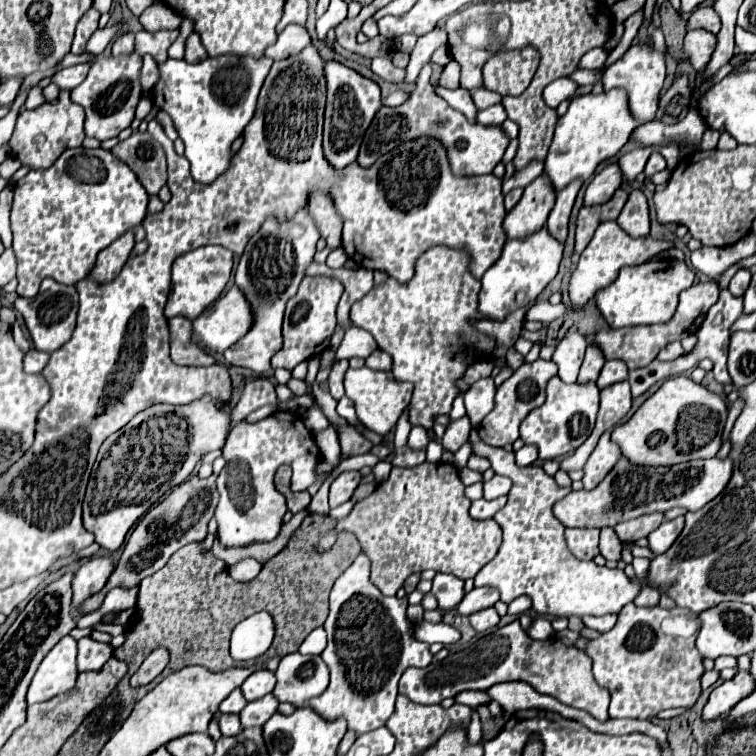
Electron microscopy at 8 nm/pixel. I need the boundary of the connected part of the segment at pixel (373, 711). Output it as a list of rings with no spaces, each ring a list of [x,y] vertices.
[[[360,552],[350,568],[338,576],[330,592],[330,614],[324,622],[328,646],[322,658],[330,670],[330,686],[308,706],[326,720],[344,718],[356,736],[386,724],[394,712],[398,680],[408,666],[424,668],[432,662],[428,644],[414,638],[414,626],[406,618],[406,598],[384,596],[370,582],[370,558]]]

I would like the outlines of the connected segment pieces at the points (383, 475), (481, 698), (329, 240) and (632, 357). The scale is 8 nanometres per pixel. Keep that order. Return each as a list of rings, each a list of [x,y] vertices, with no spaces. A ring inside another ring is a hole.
[[[387,460],[379,461],[374,468],[372,469],[372,473],[375,476],[375,480],[378,482],[383,482],[387,479],[392,469],[392,465]]]
[[[464,690],[464,692],[454,696],[454,702],[468,704],[472,708],[476,708],[478,704],[488,704],[488,700],[490,700],[490,696],[486,692],[480,692],[480,690]]]
[[[312,194],[312,202],[308,202],[308,212],[314,218],[314,224],[318,226],[320,236],[326,240],[326,246],[338,248],[340,234],[342,234],[342,222],[332,202],[328,202],[328,198],[324,198],[322,194]]]
[[[710,280],[710,282],[692,284],[688,290],[684,290],[684,292],[680,294],[678,310],[676,310],[676,314],[674,314],[674,318],[672,318],[670,322],[650,324],[650,326],[630,326],[630,328],[620,328],[620,330],[600,330],[600,332],[594,336],[594,342],[600,342],[600,348],[604,350],[606,360],[618,358],[618,360],[626,362],[626,366],[628,366],[630,370],[648,366],[664,346],[668,346],[670,342],[682,340],[682,338],[694,334],[694,332],[700,328],[700,322],[704,320],[708,308],[710,308],[712,304],[716,304],[718,292],[720,292],[720,288],[718,288],[718,284],[712,282],[712,280]]]

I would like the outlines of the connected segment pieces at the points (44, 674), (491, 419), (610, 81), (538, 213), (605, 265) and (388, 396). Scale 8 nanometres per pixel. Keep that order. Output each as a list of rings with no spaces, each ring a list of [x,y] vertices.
[[[64,636],[38,666],[38,672],[34,674],[32,684],[28,688],[28,704],[44,702],[62,692],[72,690],[78,678],[76,656],[76,640],[72,636]]]
[[[538,358],[536,362],[530,362],[530,364],[522,364],[518,370],[514,370],[514,374],[506,382],[502,382],[498,386],[496,406],[494,406],[494,410],[478,426],[480,438],[486,444],[496,446],[496,448],[502,448],[506,444],[512,444],[518,438],[518,428],[520,428],[522,420],[526,418],[526,414],[532,408],[536,408],[536,406],[540,406],[544,402],[546,382],[556,372],[558,372],[558,366],[552,360],[542,360],[542,358]]]
[[[634,40],[630,50],[604,72],[602,84],[604,84],[604,90],[612,90],[612,88],[626,90],[630,114],[640,122],[650,122],[658,112],[658,96],[664,84],[664,76],[666,76],[664,56],[656,50],[650,50],[646,44],[640,44],[638,40]]]
[[[544,174],[528,184],[520,202],[504,218],[502,228],[508,240],[526,240],[530,234],[538,232],[554,206],[554,198],[556,192]]]
[[[602,222],[598,226],[598,230],[594,232],[590,244],[582,252],[576,270],[572,272],[572,278],[570,278],[572,308],[584,306],[596,294],[596,290],[608,286],[612,280],[616,280],[620,268],[644,264],[650,256],[658,254],[660,250],[668,250],[673,247],[673,242],[652,240],[652,238],[632,238],[616,222]]]
[[[348,368],[346,376],[344,376],[344,388],[346,388],[346,396],[354,402],[358,420],[374,430],[380,436],[386,436],[398,422],[402,410],[410,404],[412,400],[412,390],[414,386],[410,382],[400,382],[396,380],[390,372],[380,372],[380,370],[372,370],[372,368]]]

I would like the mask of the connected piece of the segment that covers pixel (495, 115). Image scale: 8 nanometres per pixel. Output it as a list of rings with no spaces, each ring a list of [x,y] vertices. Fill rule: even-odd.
[[[494,104],[490,108],[478,110],[478,124],[484,126],[500,126],[506,120],[506,110],[502,104]]]

